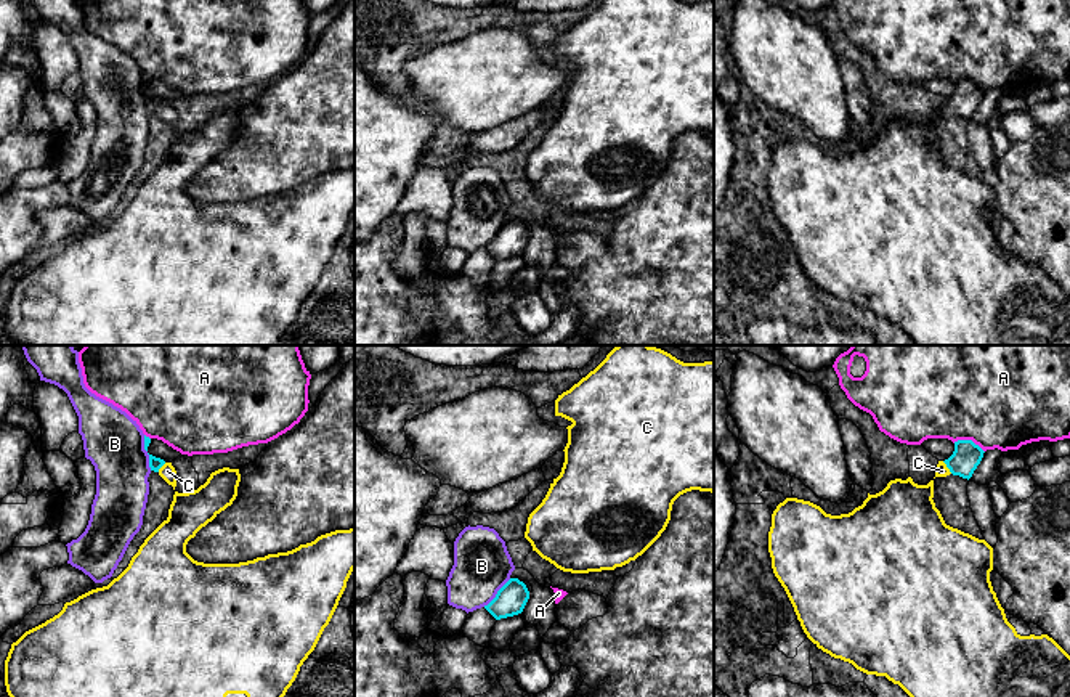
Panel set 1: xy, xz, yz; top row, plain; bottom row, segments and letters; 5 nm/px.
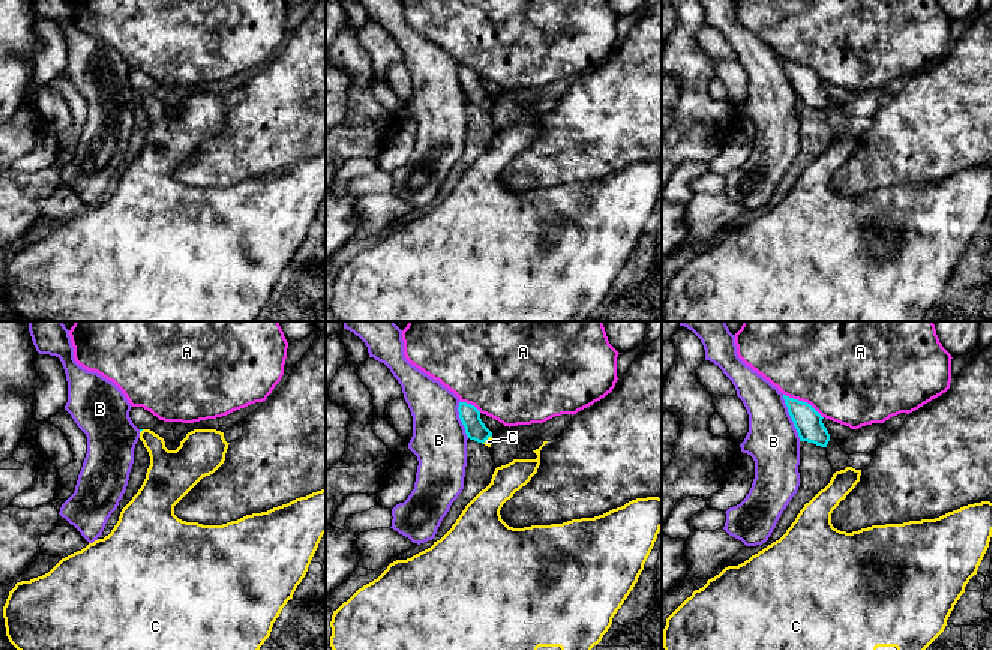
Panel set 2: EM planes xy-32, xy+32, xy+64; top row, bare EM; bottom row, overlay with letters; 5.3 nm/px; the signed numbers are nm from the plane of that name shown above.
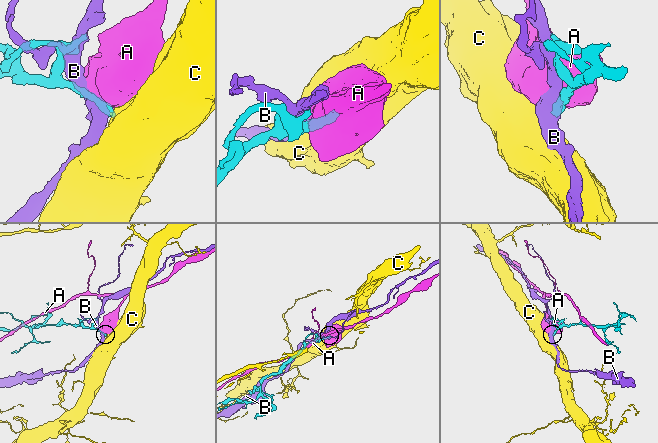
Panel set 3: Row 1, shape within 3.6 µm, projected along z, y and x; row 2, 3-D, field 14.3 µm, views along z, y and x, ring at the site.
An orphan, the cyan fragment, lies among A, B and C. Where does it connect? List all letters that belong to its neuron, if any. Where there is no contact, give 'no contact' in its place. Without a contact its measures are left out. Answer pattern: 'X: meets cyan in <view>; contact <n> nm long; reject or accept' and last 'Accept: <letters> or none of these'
A: meets cyan in yz; contact 170 nm long; reject
B: meets cyan in xy; contact 180 nm long; reject
C: meets cyan in yz; contact 80 nm long; accept
Accept: C

